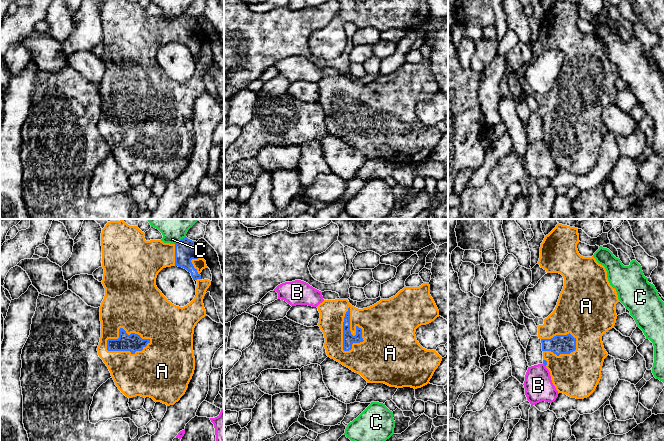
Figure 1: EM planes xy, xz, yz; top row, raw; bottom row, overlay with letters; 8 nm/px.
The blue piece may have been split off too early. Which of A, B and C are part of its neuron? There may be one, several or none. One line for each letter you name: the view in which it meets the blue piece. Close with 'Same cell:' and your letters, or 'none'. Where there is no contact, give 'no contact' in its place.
A: xz
Same cell: A

